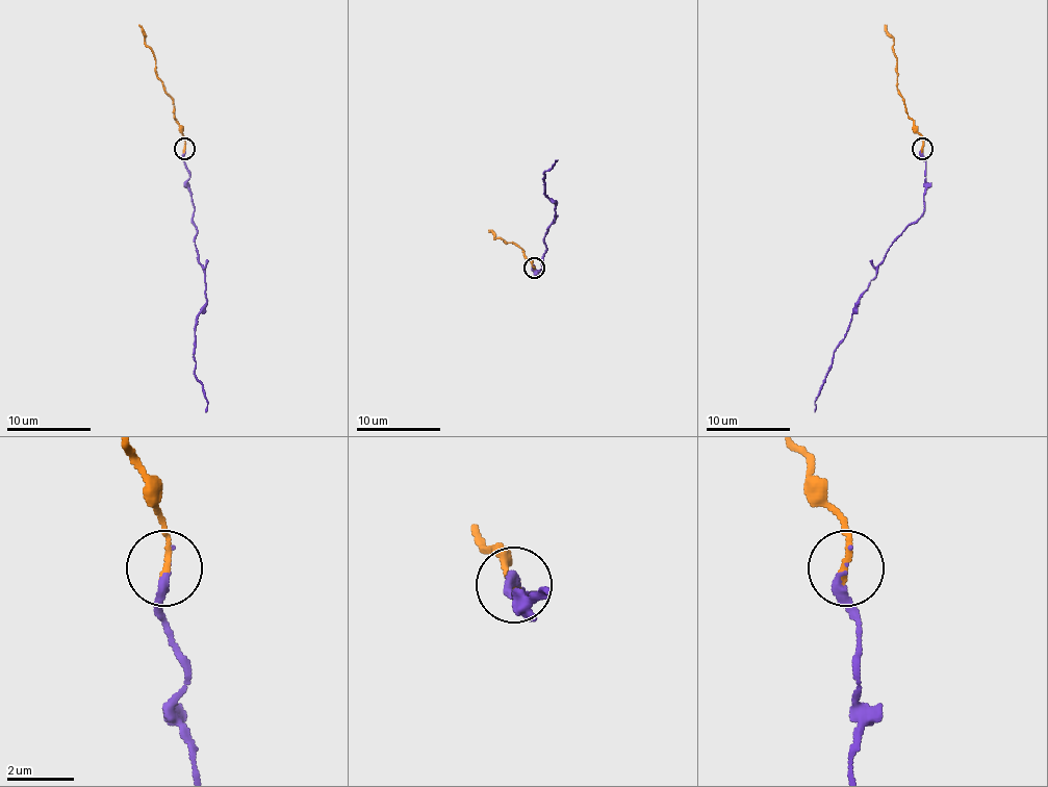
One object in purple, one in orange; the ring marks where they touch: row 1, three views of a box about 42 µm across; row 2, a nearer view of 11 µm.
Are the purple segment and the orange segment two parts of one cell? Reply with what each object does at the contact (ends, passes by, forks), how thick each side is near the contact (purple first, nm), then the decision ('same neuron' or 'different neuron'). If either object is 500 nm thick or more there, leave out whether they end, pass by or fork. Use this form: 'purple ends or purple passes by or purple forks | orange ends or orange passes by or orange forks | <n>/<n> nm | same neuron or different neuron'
purple ends | orange ends | 240/200 nm | same neuron

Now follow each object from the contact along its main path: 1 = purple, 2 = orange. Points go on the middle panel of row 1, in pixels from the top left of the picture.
1: (534, 268), (534, 272), (542, 270), (544, 233), (553, 223), (556, 204), (544, 196), (542, 178), (556, 159)
2: (534, 268), (515, 242), (494, 239), (494, 233), (487, 229)

